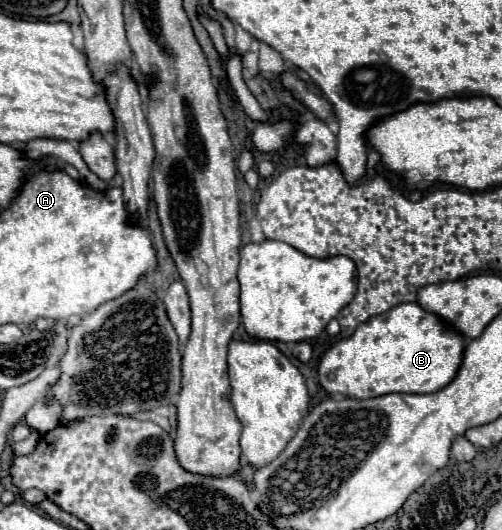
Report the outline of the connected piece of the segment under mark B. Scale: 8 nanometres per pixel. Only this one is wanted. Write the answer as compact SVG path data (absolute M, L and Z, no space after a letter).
M418 303L396 305L382 315L374 315L360 323L352 337L332 345L318 363L318 381L330 395L344 395L350 399L370 399L386 393L434 393L446 387L462 361L464 337L442 323L436 315L426 313Z

